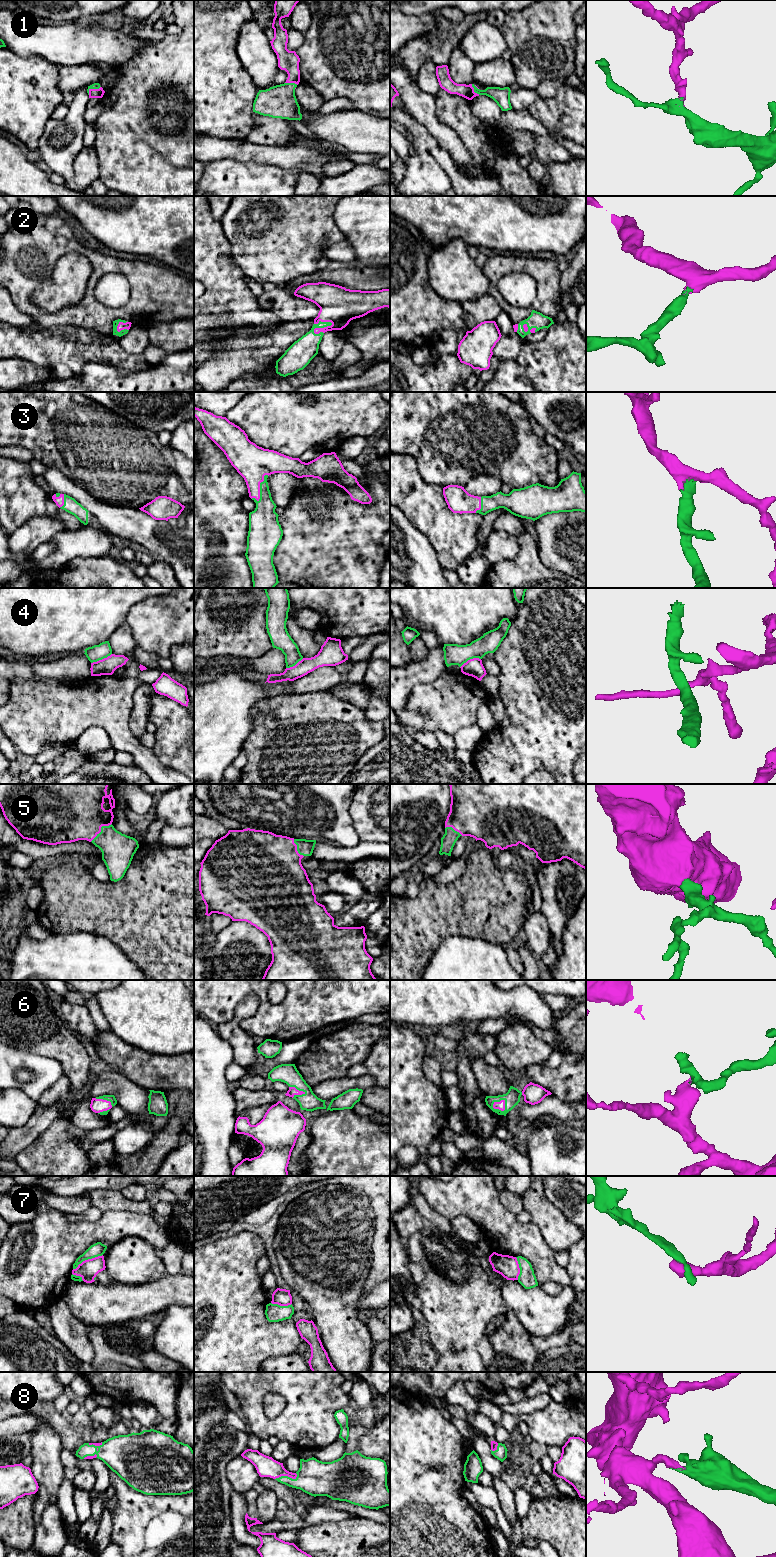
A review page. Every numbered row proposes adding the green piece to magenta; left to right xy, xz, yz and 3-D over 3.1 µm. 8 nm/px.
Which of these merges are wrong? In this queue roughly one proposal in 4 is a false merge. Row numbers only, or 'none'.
4, 7

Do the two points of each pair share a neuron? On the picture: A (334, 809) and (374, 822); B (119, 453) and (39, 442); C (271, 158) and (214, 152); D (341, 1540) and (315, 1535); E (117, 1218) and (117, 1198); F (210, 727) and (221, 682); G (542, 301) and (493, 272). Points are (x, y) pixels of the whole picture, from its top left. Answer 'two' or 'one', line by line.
A: two
B: one
C: one
D: one
E: two
F: one
G: one

